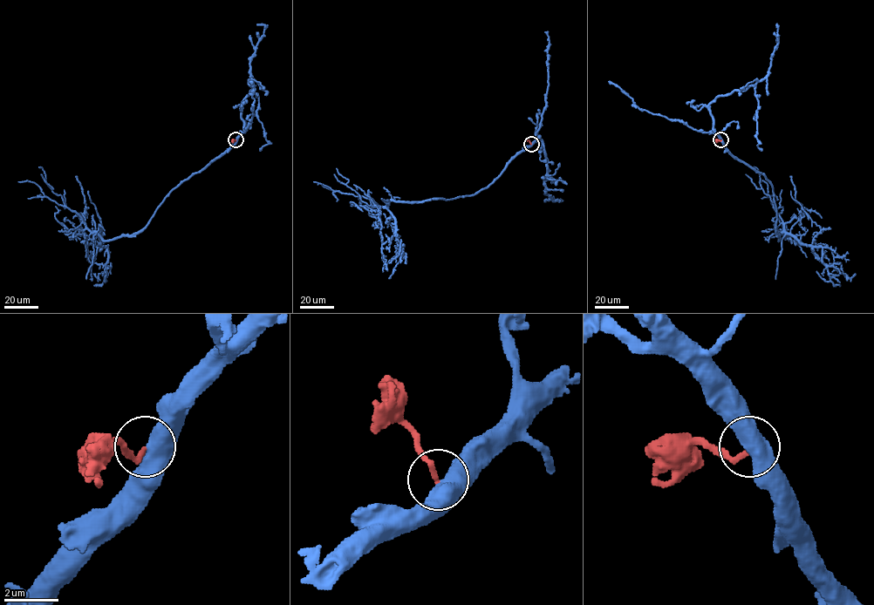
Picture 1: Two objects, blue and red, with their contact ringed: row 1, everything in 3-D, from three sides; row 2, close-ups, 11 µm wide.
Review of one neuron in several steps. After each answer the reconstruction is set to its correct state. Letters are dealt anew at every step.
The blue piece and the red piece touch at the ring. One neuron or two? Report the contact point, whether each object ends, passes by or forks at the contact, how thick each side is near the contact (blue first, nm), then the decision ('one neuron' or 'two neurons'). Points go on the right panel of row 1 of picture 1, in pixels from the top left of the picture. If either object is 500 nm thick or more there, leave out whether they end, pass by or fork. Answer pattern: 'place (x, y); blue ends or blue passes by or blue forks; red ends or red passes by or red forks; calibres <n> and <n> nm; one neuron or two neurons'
place (720, 139); calibres 550 and 190 nm; one neuron

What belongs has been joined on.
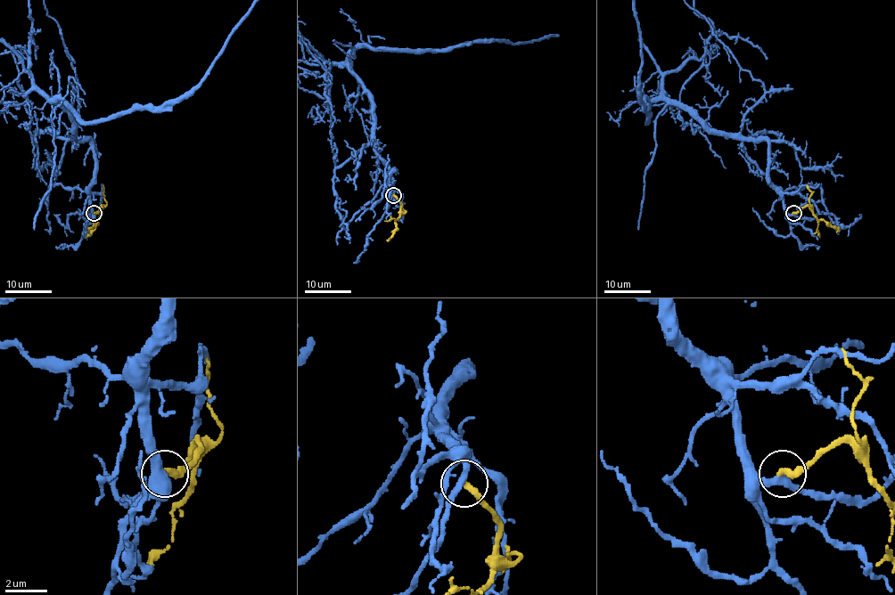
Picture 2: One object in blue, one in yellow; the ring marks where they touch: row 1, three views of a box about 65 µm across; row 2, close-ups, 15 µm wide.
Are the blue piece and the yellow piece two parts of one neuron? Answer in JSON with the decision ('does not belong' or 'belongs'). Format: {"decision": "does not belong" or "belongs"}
{"decision": "does not belong"}

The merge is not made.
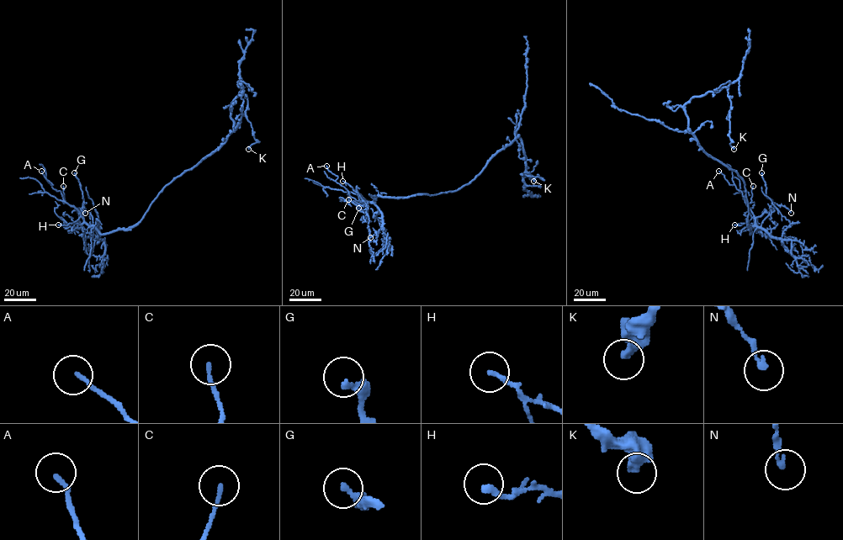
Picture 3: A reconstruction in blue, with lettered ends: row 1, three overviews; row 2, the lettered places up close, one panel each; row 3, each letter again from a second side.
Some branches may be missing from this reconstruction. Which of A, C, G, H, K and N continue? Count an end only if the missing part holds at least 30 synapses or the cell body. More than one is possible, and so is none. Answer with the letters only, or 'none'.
none

